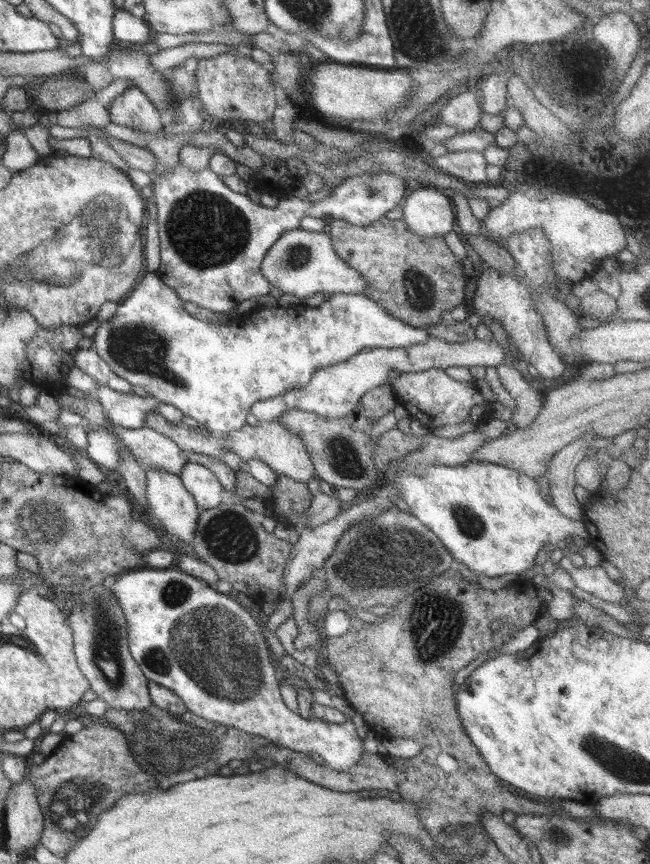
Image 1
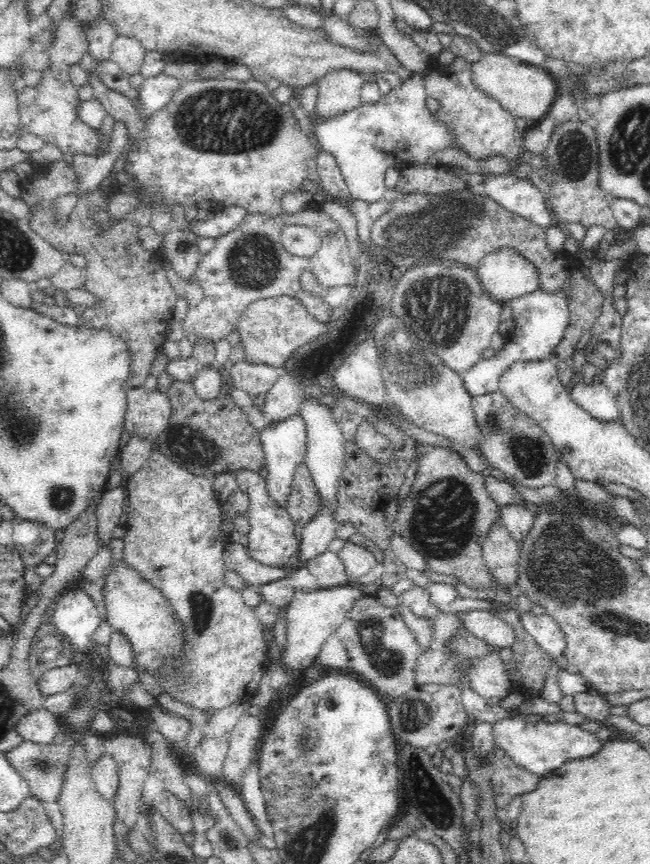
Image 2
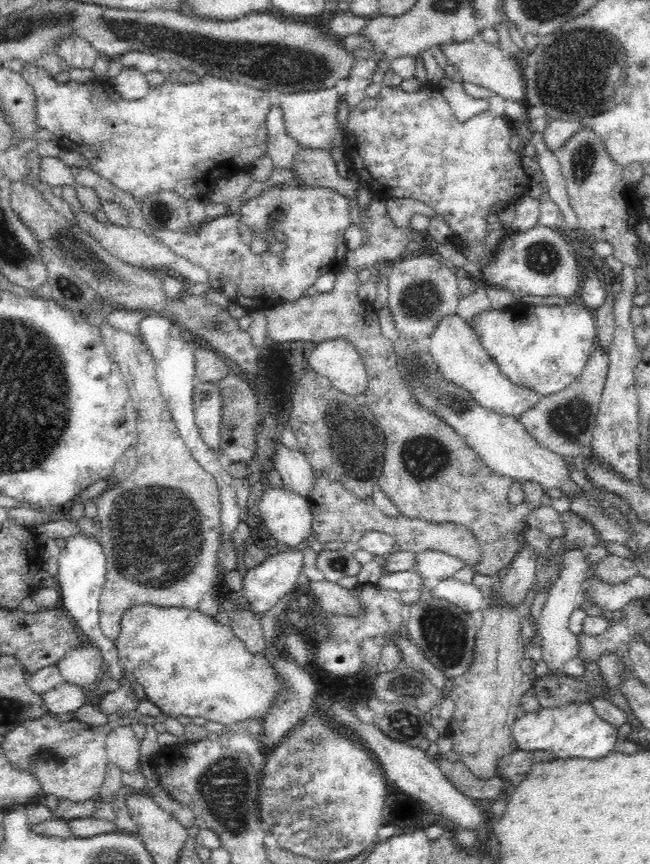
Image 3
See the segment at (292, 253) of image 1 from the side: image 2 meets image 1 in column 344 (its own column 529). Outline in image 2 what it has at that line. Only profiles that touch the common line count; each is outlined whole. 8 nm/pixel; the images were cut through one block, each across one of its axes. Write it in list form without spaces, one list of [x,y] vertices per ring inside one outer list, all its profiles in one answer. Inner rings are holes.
[[[515,248],[492,250],[488,256],[478,262],[475,269],[484,292],[490,299],[503,305],[513,299],[538,291],[541,285],[539,270],[523,256],[520,256]]]

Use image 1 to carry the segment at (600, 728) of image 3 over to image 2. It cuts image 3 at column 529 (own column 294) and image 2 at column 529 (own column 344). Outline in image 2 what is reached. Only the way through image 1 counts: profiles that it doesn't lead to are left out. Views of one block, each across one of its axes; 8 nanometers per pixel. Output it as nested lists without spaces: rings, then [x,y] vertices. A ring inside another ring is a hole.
[[[520,715],[504,717],[500,722],[493,724],[493,737],[498,748],[505,750],[517,765],[524,767],[532,774],[539,775],[540,778],[560,768],[568,760],[588,758],[596,754],[604,743],[594,733],[578,725],[562,722],[545,723],[544,721],[530,723]]]

